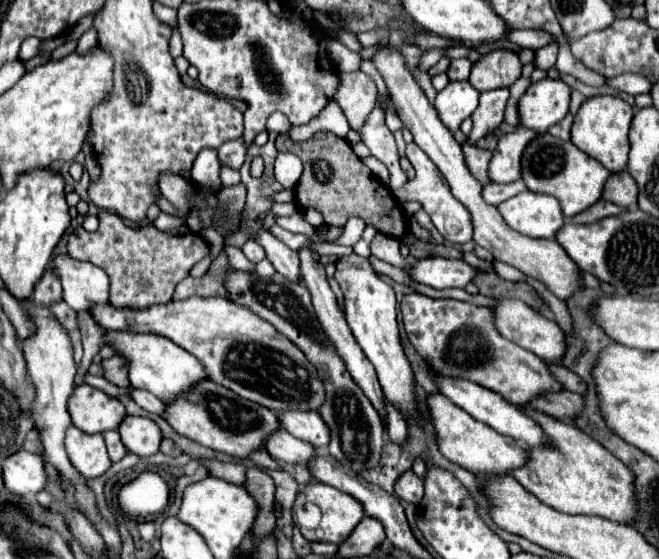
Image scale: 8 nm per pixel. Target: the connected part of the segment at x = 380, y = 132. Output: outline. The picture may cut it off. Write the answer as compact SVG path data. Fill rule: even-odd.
M375 107L369 117L365 119L363 127L357 129L361 135L361 141L371 149L373 157L377 157L381 163L389 169L389 189L401 189L407 183L407 175L399 167L399 155L395 147L393 133L385 125L385 113L381 107Z

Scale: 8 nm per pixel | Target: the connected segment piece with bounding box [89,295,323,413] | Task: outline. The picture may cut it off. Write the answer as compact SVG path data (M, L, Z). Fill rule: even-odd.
M195 295L185 301L169 301L169 303L145 307L145 309L129 309L129 307L117 309L111 303L105 303L105 305L93 305L89 313L93 321L105 329L155 331L157 335L173 339L173 343L177 343L179 347L183 347L185 351L189 351L191 355L199 359L207 377L213 383L227 387L235 395L245 397L247 401L259 403L275 413L295 411L295 409L319 411L319 407L323 405L323 385L319 383L319 375L315 375L315 367L307 363L307 357L285 335L279 335L279 331L275 331L271 323L251 315L251 311L247 311L245 307L235 307L235 303L231 303L225 297L197 297Z

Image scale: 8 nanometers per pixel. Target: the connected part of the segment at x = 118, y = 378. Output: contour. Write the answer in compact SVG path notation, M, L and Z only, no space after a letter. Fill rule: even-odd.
M111 357L111 359L105 359L101 361L101 367L103 367L103 377L117 385L117 387L127 387L127 365L123 363L123 359L117 357Z

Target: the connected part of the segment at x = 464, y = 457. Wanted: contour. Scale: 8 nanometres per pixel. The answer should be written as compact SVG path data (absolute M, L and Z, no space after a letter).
M439 393L427 395L425 399L429 415L431 415L431 423L435 429L435 441L439 451L443 453L443 457L447 457L449 461L461 465L463 469L471 471L471 473L509 473L515 467L523 467L525 459L527 459L527 449L523 445L519 445L515 439L497 433L495 429L475 421L471 415L467 415L463 409L455 407L449 399L445 399Z

